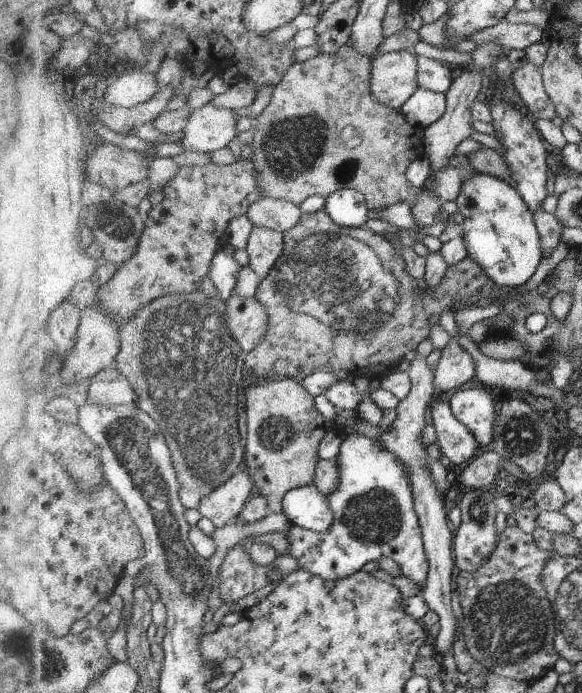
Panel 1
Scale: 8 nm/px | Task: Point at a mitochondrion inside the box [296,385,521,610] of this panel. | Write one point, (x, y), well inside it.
(375, 516)

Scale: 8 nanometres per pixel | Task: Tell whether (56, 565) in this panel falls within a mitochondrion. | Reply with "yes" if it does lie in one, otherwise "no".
no

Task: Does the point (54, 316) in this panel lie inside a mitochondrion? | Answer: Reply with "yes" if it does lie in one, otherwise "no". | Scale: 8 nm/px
no

